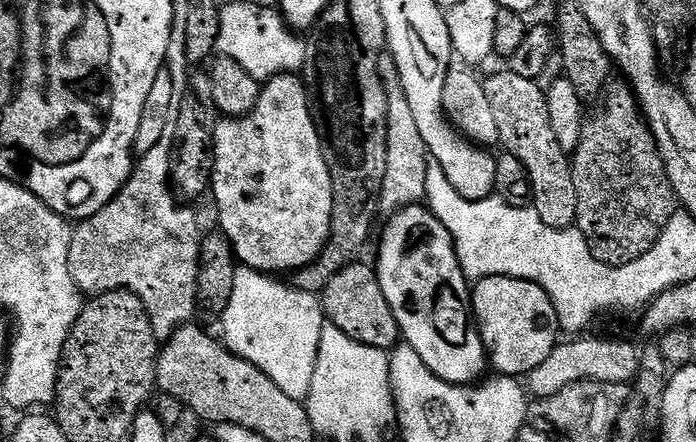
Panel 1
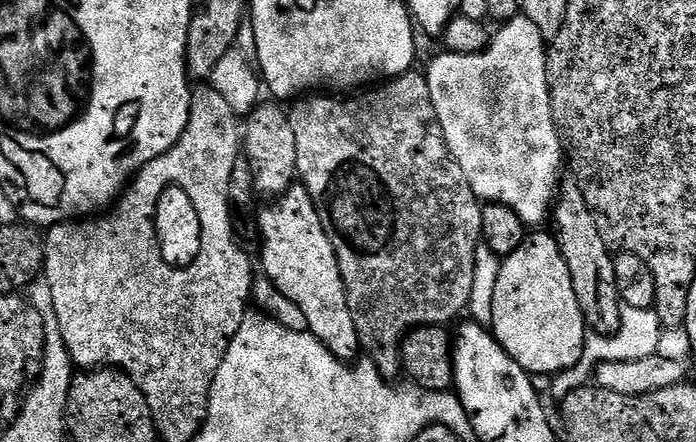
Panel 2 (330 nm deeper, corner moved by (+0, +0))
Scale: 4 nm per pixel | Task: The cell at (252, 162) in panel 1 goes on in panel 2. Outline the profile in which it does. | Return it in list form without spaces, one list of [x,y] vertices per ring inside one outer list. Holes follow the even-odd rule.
[[[296,182],[269,204],[272,204],[269,208],[258,212],[258,245],[263,275],[268,276],[276,289],[286,294],[302,314],[306,314],[308,331],[323,342],[330,354],[345,362],[355,361],[362,349],[350,314],[348,292],[344,288],[334,246],[318,218],[310,194],[303,184]]]

